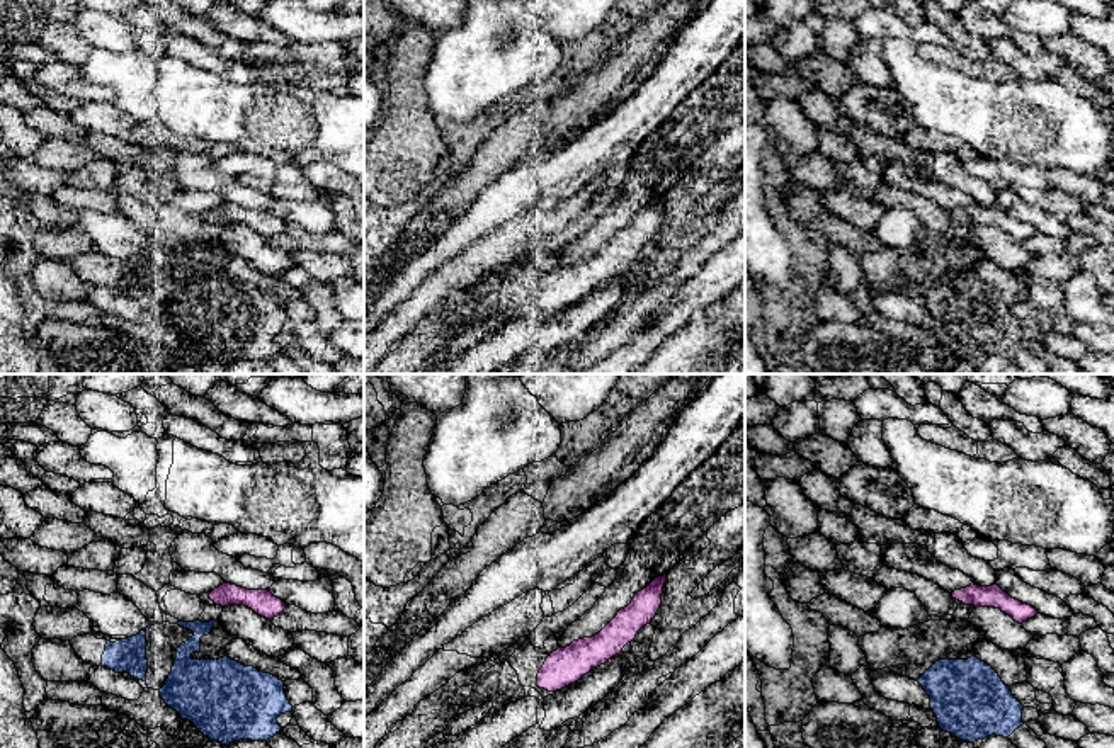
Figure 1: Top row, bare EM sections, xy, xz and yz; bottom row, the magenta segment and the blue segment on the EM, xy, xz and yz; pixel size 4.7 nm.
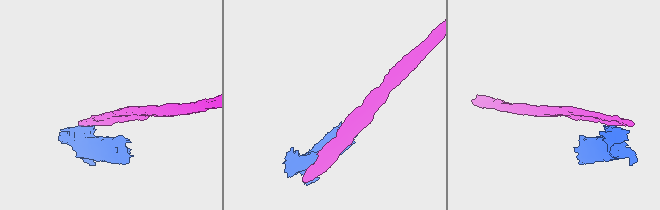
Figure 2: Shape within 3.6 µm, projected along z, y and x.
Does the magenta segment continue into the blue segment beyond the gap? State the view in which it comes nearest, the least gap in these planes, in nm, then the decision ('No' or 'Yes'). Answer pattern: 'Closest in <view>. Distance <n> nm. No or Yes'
Closest in xy. Distance 80 nm. No

